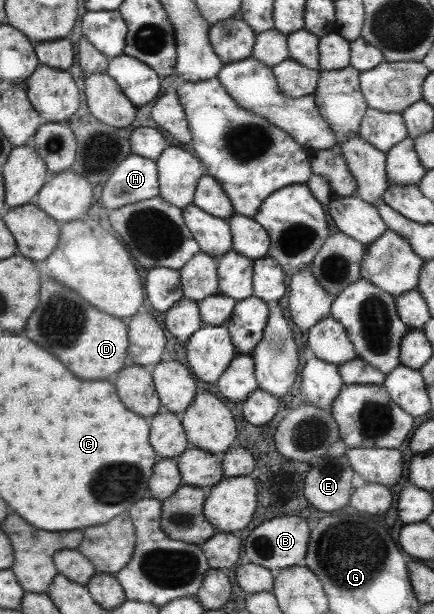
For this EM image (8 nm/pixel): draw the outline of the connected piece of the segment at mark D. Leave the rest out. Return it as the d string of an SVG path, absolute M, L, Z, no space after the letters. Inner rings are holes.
M53 280L41 282L39 304L29 316L23 332L35 344L47 344L41 348L51 352L57 360L63 362L63 366L69 372L73 372L75 376L79 374L79 378L83 380L107 378L109 374L115 374L119 368L123 368L123 364L127 362L128 336L125 324L105 312L95 310L73 290L63 288ZM77 322L79 322L79 334L77 334ZM43 338L51 338L51 342L43 342ZM59 344L71 344L71 346L59 346Z

